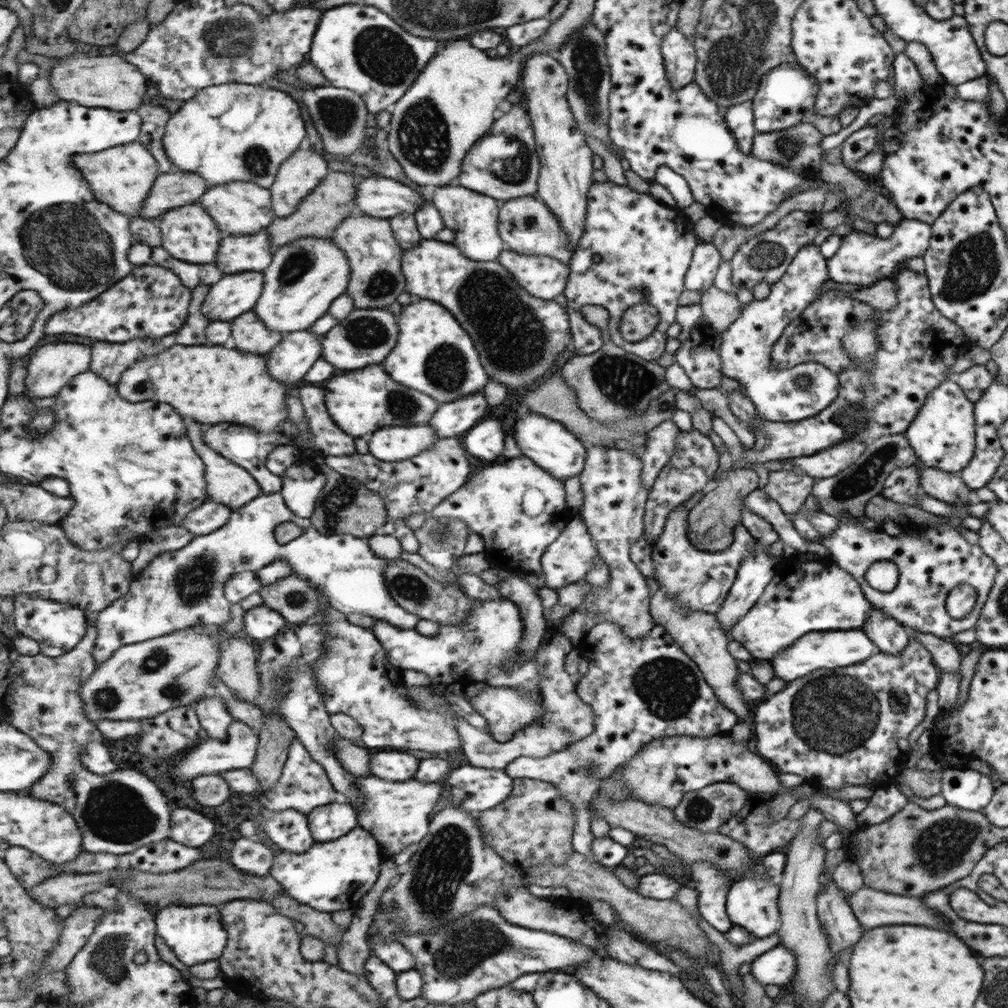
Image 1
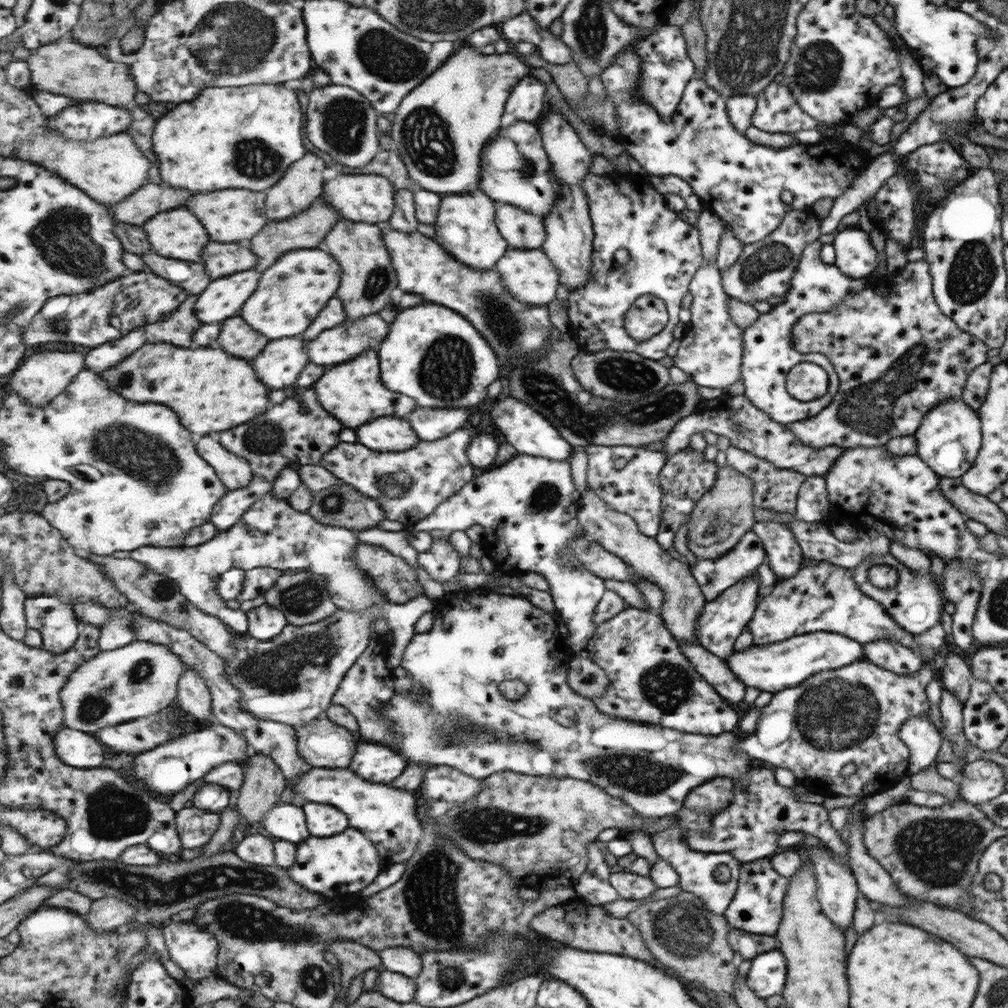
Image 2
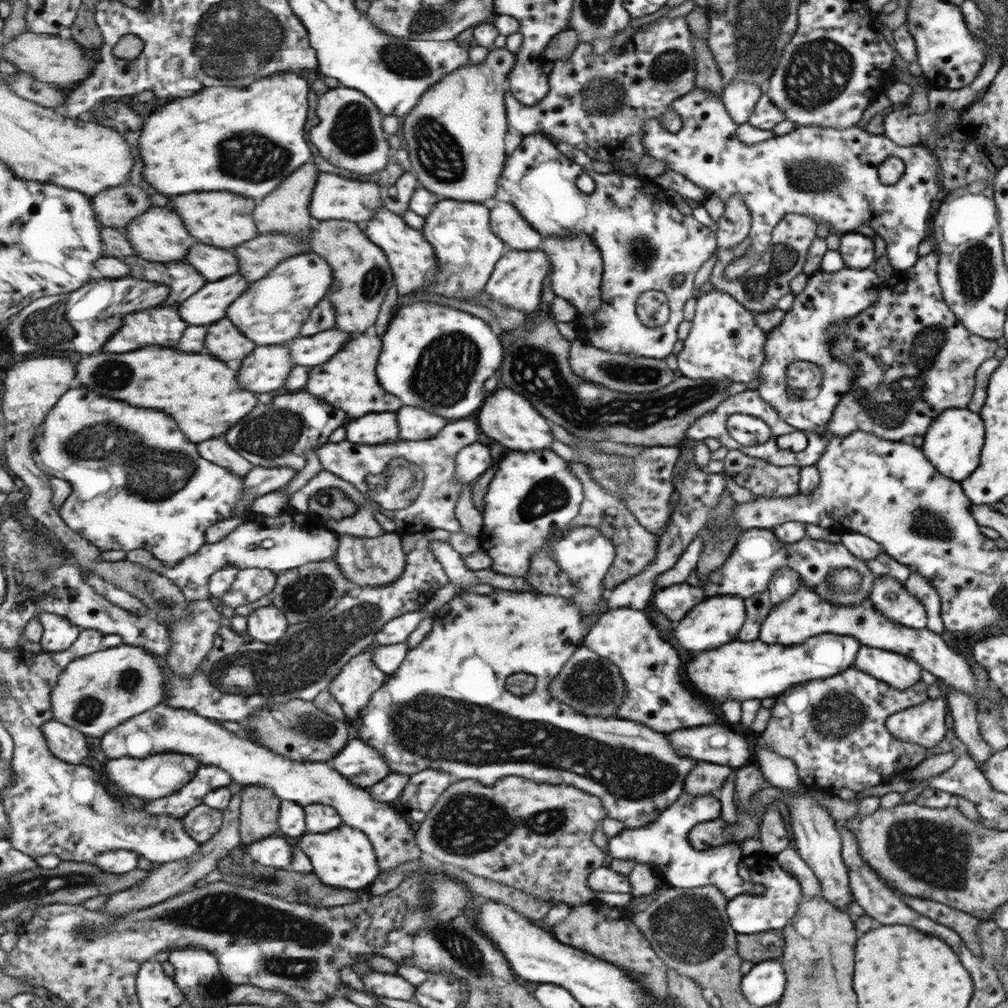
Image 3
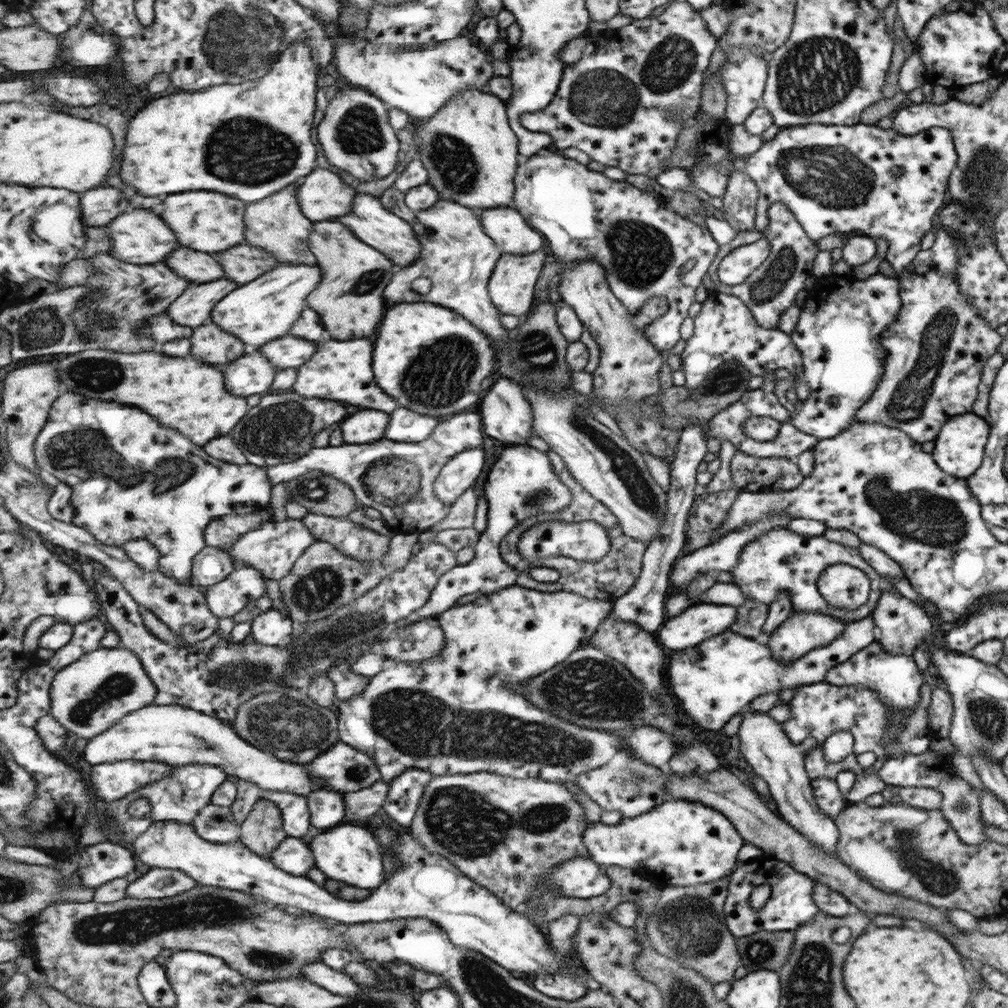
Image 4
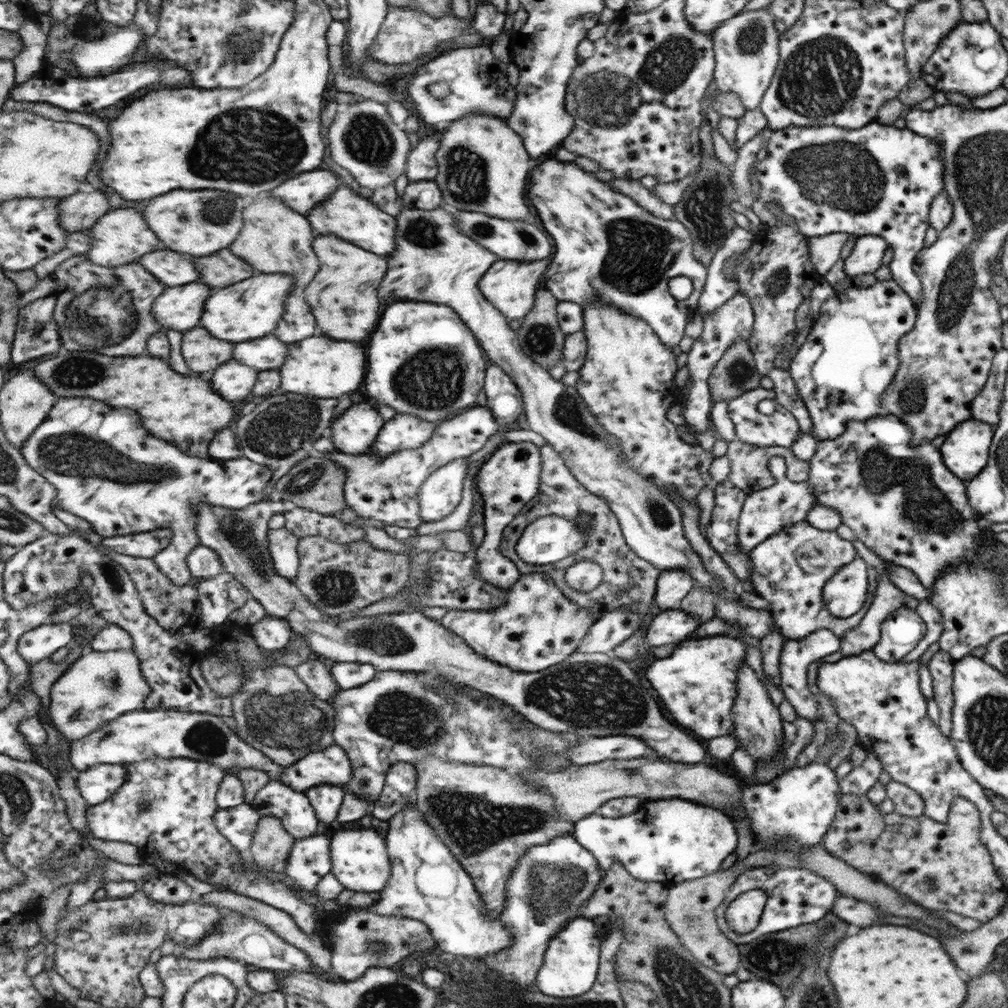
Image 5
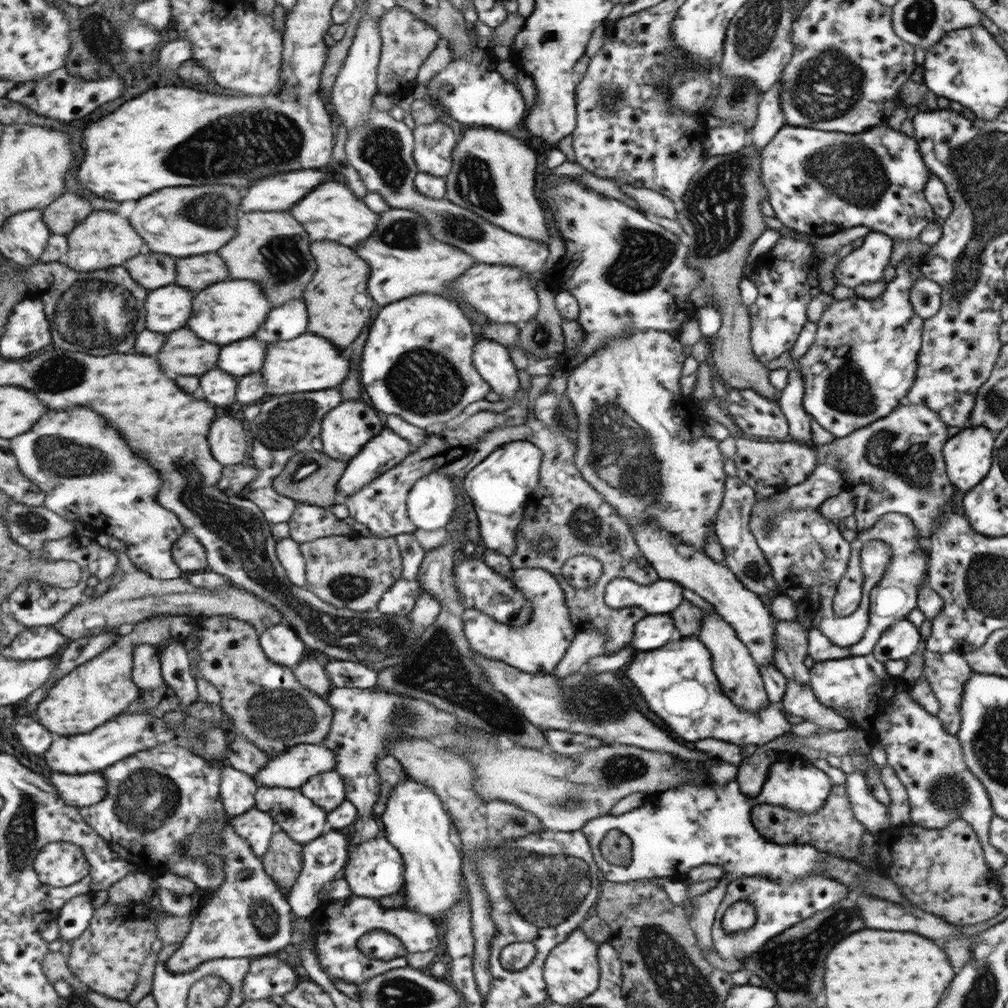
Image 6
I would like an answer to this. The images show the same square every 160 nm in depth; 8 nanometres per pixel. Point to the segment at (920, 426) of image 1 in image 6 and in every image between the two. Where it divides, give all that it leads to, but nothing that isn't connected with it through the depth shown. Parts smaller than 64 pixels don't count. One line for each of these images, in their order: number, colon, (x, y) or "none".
2: (950, 437)
3: (953, 444)
4: (958, 452)
5: (965, 451)
6: (967, 454)

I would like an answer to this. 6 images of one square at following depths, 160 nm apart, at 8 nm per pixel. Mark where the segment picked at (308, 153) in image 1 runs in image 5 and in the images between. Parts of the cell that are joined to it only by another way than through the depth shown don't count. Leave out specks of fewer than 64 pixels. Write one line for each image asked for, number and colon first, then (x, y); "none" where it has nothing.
2: (304, 184)
3: (286, 210)
4: (277, 225)
5: (276, 240)

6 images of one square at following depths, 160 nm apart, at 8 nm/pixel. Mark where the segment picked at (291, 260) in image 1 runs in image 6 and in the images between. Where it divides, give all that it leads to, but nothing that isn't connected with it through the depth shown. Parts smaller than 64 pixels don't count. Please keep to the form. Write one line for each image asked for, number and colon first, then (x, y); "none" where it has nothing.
2: (295, 291)
3: (275, 309)
4: (265, 310)
5: (253, 308)
6: (231, 311)

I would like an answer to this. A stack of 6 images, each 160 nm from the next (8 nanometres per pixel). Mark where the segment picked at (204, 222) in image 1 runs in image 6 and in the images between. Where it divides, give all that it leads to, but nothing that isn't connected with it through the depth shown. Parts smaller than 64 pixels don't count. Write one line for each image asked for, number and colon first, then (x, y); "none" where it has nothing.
2: (179, 234)
3: (161, 235)
4: (141, 237)
5: (122, 237)
6: (105, 239)

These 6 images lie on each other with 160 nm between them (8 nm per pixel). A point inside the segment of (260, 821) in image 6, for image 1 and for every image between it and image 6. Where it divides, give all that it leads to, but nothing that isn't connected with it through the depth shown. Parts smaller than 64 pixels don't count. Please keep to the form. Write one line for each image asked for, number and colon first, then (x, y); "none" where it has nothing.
1: (193, 829)
2: (196, 826)
3: (202, 823)
4: (214, 823)
5: (238, 824)

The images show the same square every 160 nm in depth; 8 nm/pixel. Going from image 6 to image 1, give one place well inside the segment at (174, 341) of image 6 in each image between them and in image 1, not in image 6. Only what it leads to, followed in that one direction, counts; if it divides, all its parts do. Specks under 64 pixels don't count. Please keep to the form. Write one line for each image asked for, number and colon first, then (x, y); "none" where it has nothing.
1: (251, 335)
2: (238, 337)
3: (225, 340)
4: (211, 343)
5: (203, 352)

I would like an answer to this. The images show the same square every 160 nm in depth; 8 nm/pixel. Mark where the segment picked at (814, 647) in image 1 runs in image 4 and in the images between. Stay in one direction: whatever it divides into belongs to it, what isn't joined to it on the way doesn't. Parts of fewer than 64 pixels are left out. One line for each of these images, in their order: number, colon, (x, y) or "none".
2: (771, 668)
3: (739, 670)
4: (719, 677)

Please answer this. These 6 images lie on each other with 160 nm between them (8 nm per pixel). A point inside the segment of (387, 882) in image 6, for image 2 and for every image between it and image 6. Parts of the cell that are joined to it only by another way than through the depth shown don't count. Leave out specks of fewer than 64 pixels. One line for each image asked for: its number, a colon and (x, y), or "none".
2: (334, 866)
3: (345, 857)
4: (350, 853)
5: (361, 861)

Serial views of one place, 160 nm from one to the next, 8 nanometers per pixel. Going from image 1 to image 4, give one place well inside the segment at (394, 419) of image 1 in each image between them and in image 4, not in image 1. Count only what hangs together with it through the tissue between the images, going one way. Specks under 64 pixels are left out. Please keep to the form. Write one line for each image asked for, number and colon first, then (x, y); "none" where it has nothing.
2: (354, 392)
3: (348, 382)
4: (344, 371)

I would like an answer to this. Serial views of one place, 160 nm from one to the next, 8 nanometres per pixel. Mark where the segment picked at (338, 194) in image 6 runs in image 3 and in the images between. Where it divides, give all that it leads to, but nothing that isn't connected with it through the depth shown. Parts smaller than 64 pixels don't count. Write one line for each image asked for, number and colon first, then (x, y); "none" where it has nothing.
3: (412, 258)
4: (371, 221)
5: (352, 217)

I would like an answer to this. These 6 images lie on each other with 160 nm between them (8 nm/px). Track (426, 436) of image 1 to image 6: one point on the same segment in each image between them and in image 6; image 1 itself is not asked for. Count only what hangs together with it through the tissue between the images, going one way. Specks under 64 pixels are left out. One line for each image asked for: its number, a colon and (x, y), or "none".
2: (386, 434)
3: (382, 428)
4: (369, 426)
5: (354, 432)
6: (347, 429)

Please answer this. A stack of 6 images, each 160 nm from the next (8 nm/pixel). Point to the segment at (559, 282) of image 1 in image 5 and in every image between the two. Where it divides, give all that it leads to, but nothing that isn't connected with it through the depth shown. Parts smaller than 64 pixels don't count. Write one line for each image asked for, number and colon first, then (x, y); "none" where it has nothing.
2: (529, 276)
3: (516, 281)
4: (511, 285)
5: (508, 284)

